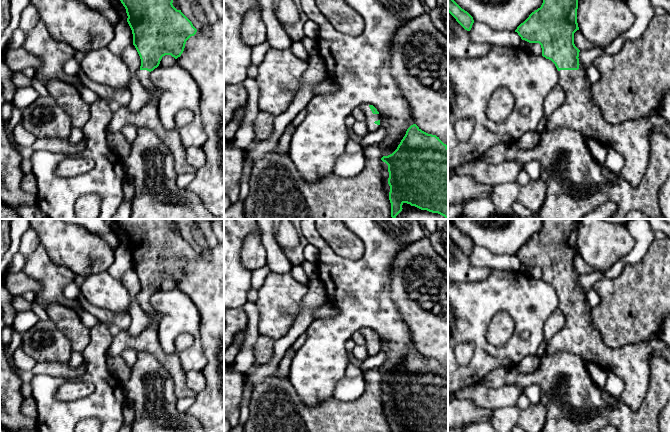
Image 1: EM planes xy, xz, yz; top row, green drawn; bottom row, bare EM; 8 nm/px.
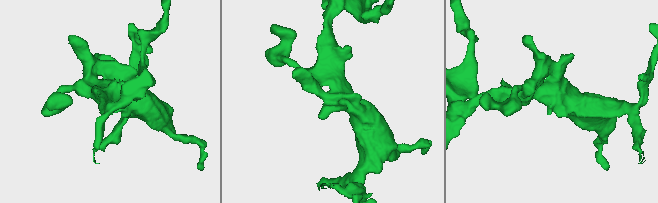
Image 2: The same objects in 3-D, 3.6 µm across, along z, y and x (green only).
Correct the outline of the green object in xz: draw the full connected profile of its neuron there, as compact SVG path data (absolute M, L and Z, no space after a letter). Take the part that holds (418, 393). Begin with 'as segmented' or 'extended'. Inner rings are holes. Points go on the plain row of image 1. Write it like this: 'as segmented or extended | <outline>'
as segmented | M413 348L407 353L397 373L381 384L388 389L391 432L402 432L404 427L417 432L448 432L448 371L439 361L428 358Z

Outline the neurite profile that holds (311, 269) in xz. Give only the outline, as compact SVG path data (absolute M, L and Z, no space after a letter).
M305 260L302 264L303 270L307 275L308 280L317 279L318 278L318 264L313 263L311 261Z

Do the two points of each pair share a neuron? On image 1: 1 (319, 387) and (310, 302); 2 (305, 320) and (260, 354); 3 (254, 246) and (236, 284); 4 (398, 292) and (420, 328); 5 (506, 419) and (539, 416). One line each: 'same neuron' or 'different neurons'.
1: different neurons
2: different neurons
3: different neurons
4: same neuron
5: same neuron

